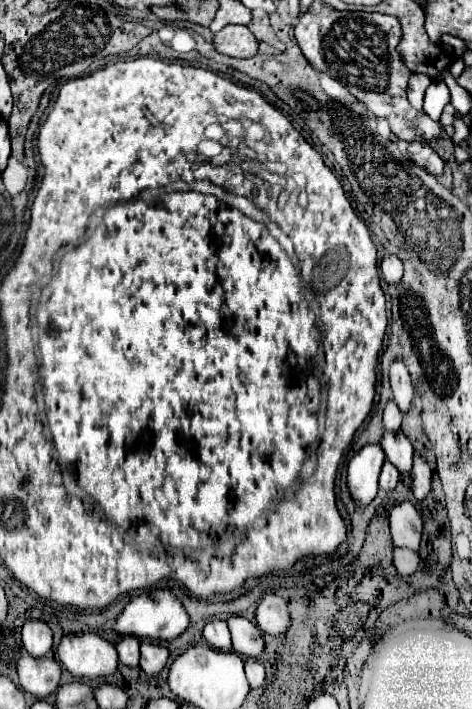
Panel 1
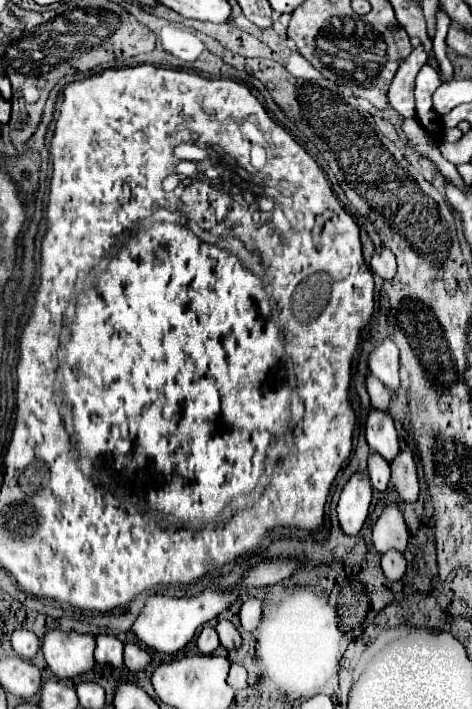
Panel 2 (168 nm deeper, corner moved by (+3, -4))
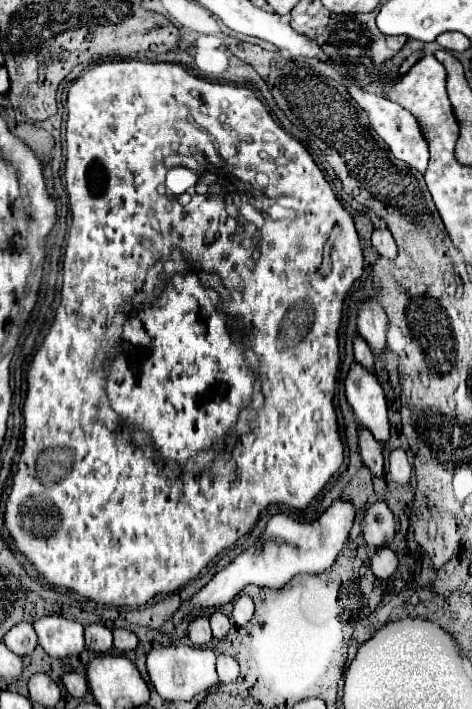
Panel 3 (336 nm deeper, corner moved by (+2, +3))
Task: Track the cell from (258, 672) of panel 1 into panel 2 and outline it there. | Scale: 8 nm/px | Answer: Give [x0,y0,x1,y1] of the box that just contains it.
[228,663,248,691]

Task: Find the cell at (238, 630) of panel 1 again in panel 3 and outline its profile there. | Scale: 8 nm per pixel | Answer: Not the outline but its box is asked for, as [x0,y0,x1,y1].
[209,612,231,640]

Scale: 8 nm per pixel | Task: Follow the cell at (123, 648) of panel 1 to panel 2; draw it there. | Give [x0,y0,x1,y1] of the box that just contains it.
[96,635,124,667]

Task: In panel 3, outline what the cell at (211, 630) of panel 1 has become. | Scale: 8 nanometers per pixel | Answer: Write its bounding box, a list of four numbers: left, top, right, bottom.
[187,618,213,646]

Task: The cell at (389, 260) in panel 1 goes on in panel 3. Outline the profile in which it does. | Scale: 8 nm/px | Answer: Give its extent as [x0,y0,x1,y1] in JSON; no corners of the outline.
[371,228,397,258]

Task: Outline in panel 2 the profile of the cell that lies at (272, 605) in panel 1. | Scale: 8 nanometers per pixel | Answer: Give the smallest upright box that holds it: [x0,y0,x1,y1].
[240,597,262,631]

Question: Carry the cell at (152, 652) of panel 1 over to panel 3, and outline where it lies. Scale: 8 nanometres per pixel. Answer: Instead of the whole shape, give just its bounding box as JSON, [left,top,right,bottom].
[113,628,137,652]

